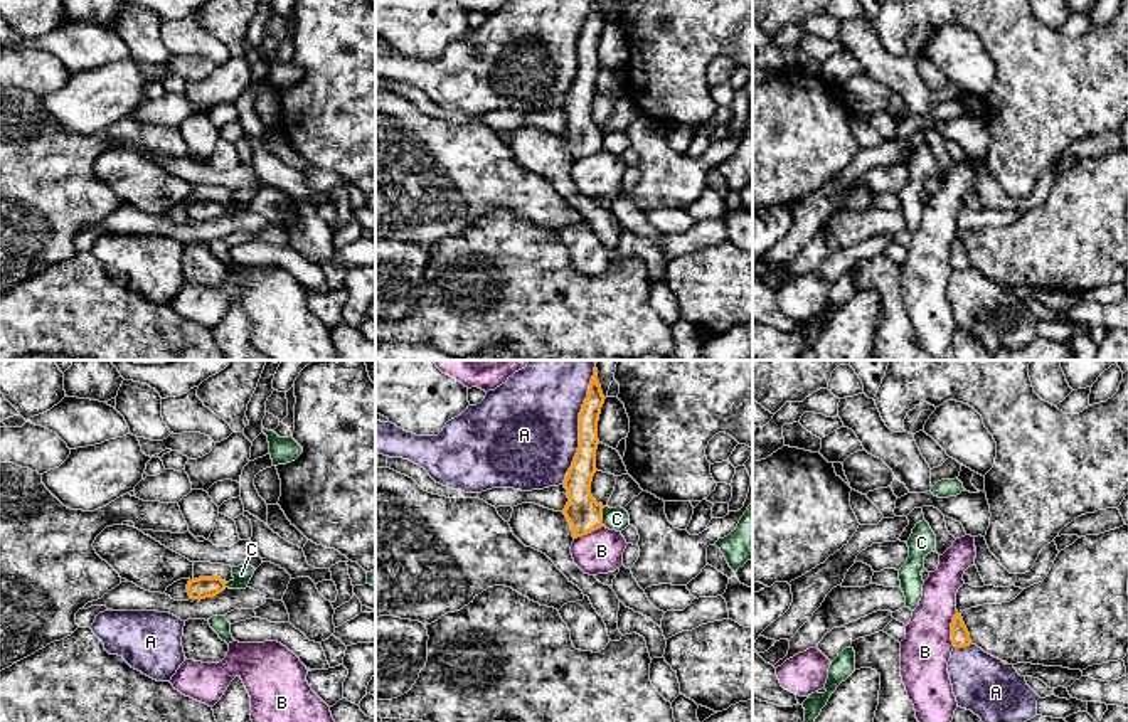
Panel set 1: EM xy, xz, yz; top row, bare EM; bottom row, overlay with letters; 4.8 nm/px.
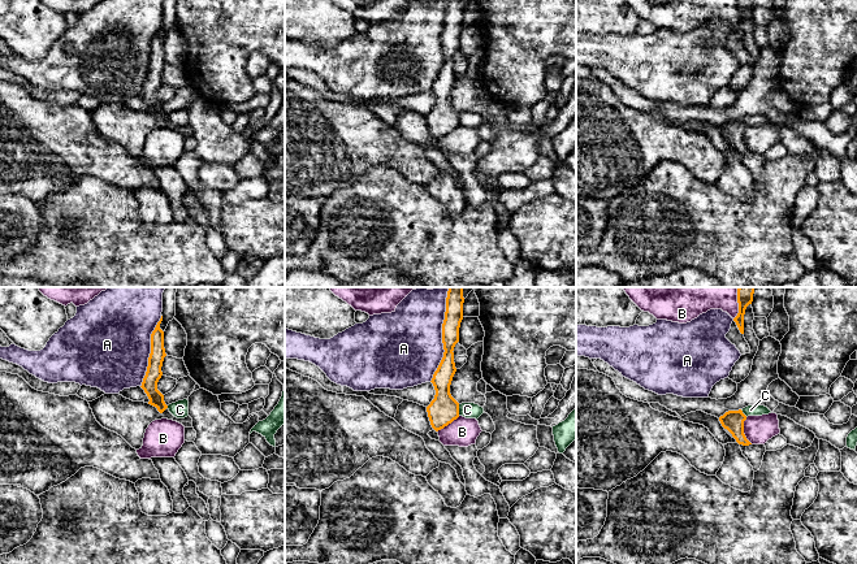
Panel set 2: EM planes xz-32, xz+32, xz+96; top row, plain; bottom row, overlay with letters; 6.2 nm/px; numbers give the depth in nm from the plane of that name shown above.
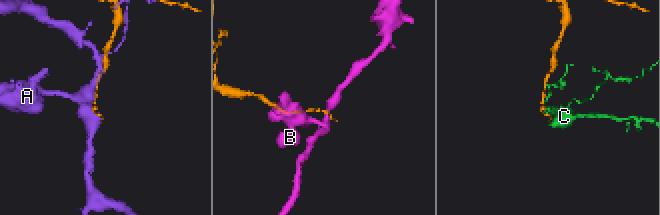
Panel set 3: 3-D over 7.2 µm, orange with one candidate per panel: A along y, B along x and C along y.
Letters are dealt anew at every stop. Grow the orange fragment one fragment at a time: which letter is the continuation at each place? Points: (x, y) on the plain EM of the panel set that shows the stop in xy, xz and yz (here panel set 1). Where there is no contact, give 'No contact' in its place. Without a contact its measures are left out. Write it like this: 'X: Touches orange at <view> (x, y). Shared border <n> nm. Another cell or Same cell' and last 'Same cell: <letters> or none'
A: Touches orange at xz (579, 54). Shared border 550 nm. Another cell
B: Touches orange at yz (952, 253). Shared border 180 nm. Another cell
C: Touches orange at xz (601, 138). Shared border 90 nm. Another cell
Same cell: none

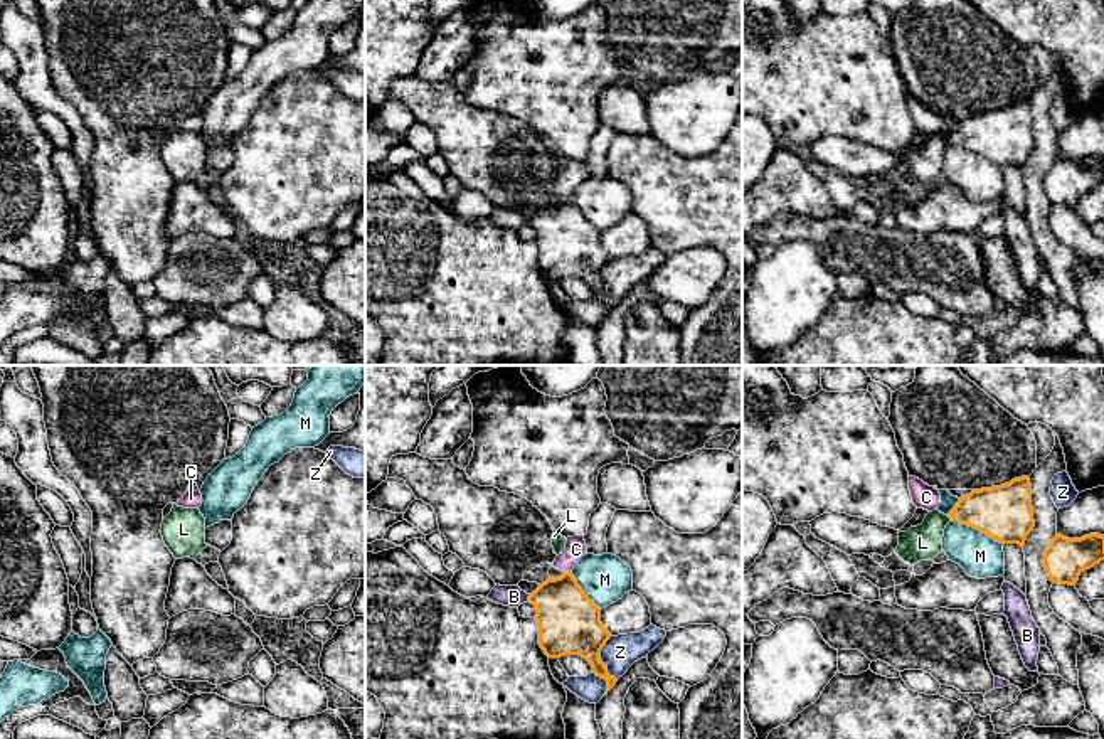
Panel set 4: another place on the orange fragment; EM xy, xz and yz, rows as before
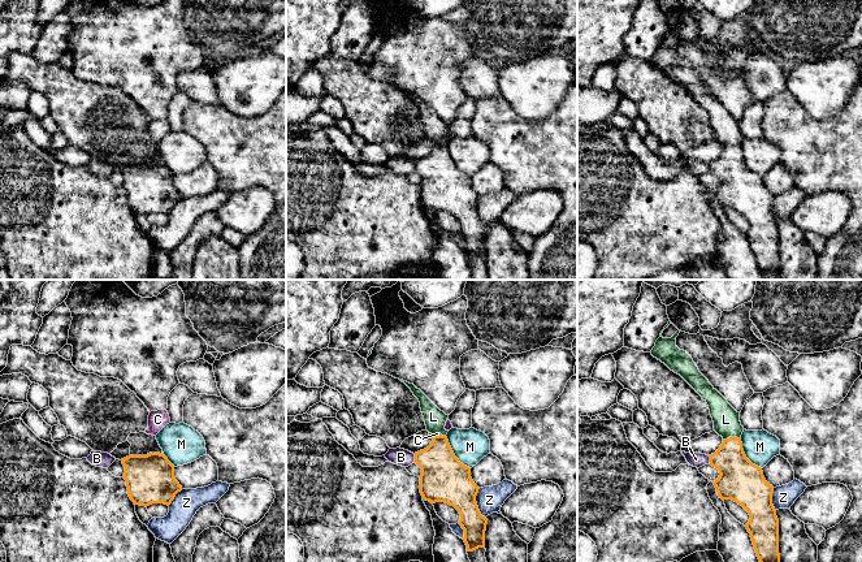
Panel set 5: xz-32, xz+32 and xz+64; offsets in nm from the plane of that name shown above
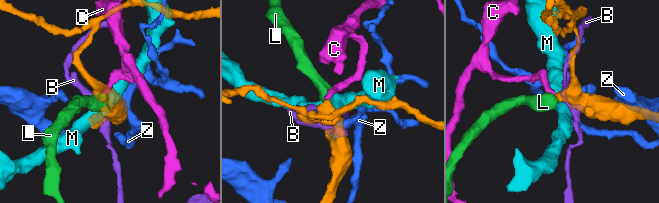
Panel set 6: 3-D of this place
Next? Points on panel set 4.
B: Touches orange at xz (529, 221). Shared border 40 nm. Another cell
C: Touches orange at xz (567, 196). Shared border 30 nm. Another cell
L: Touches orange at yz (950, 140). Shared border 40 nm. Same cell
M: Touches orange at yz (976, 152). Shared border 280 nm. Another cell
Z: Touches orange at xz (599, 281). Shared border 220 nm. Another cell
Same cell: L

